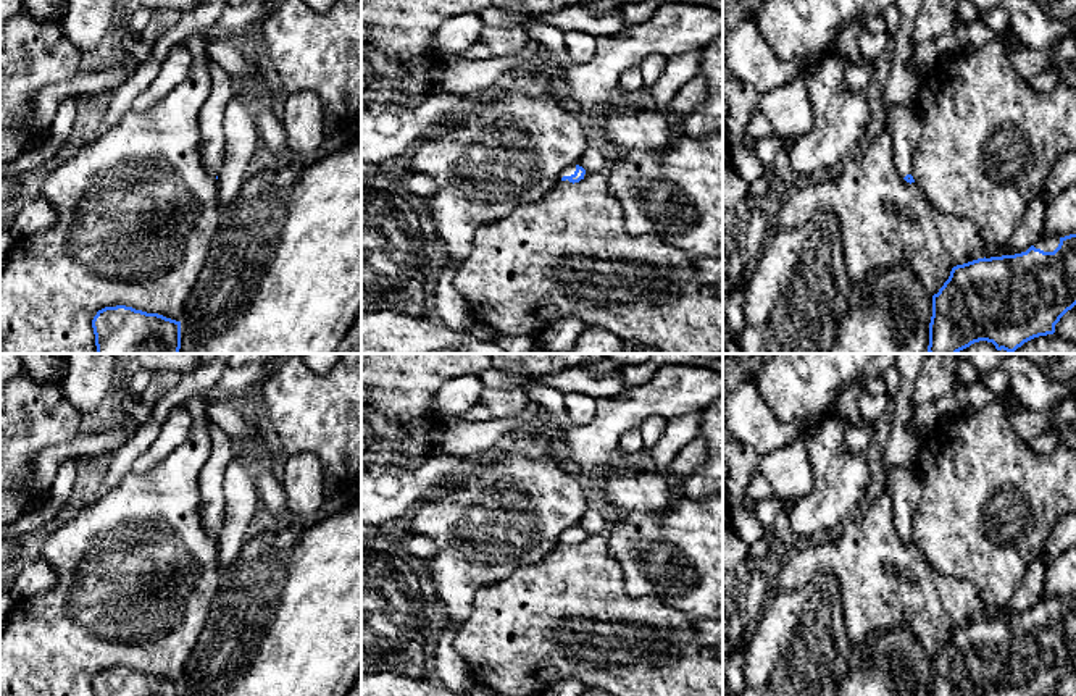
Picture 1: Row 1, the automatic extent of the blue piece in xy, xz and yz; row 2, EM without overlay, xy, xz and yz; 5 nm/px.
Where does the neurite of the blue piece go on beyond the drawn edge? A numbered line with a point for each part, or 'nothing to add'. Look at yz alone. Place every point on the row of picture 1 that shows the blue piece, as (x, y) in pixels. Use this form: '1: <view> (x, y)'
1: yz (905, 123)
2: yz (1047, 243)

